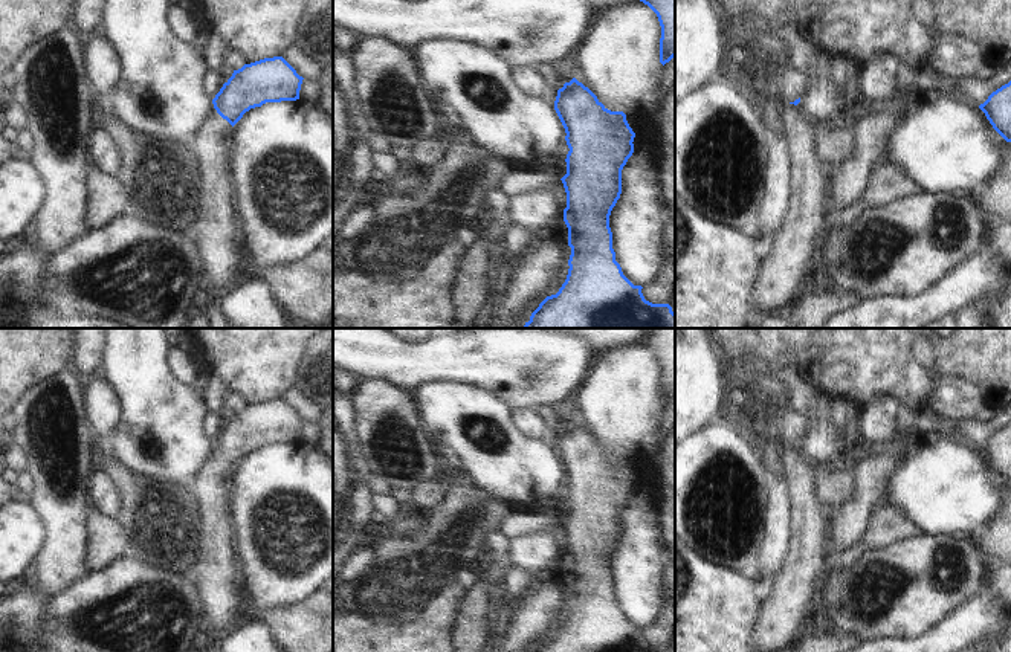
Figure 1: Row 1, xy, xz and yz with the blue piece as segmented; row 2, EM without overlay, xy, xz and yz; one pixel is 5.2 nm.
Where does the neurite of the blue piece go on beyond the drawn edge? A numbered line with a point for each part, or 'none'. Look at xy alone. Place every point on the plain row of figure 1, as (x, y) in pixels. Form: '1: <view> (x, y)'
1: xy (216, 577)

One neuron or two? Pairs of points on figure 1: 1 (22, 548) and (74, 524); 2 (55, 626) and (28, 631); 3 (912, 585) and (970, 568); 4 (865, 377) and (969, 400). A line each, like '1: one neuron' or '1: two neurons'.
1: two neurons
2: two neurons
3: one neuron
4: two neurons

